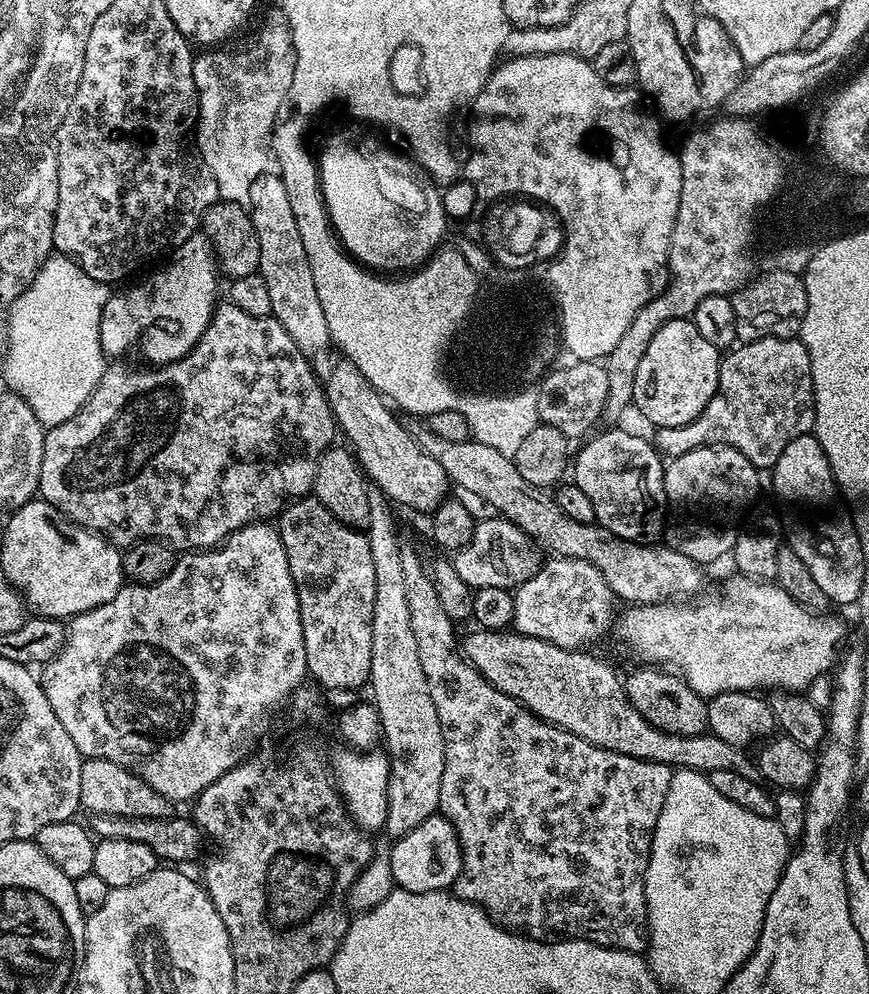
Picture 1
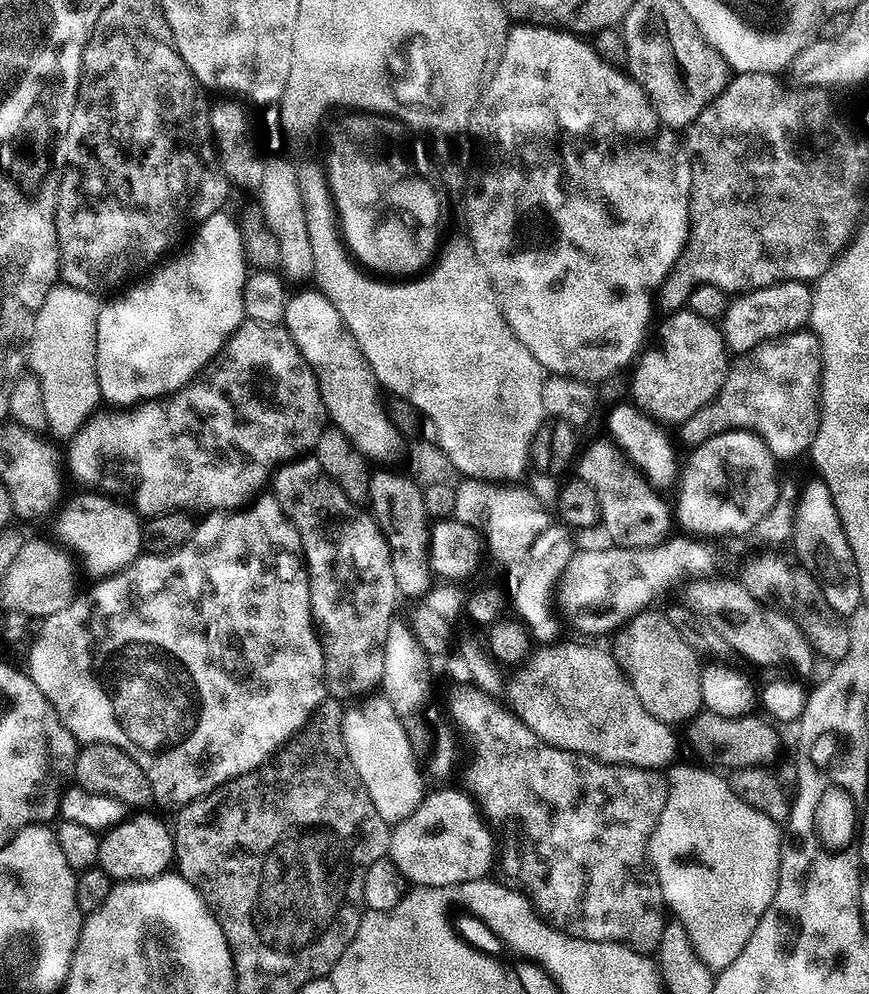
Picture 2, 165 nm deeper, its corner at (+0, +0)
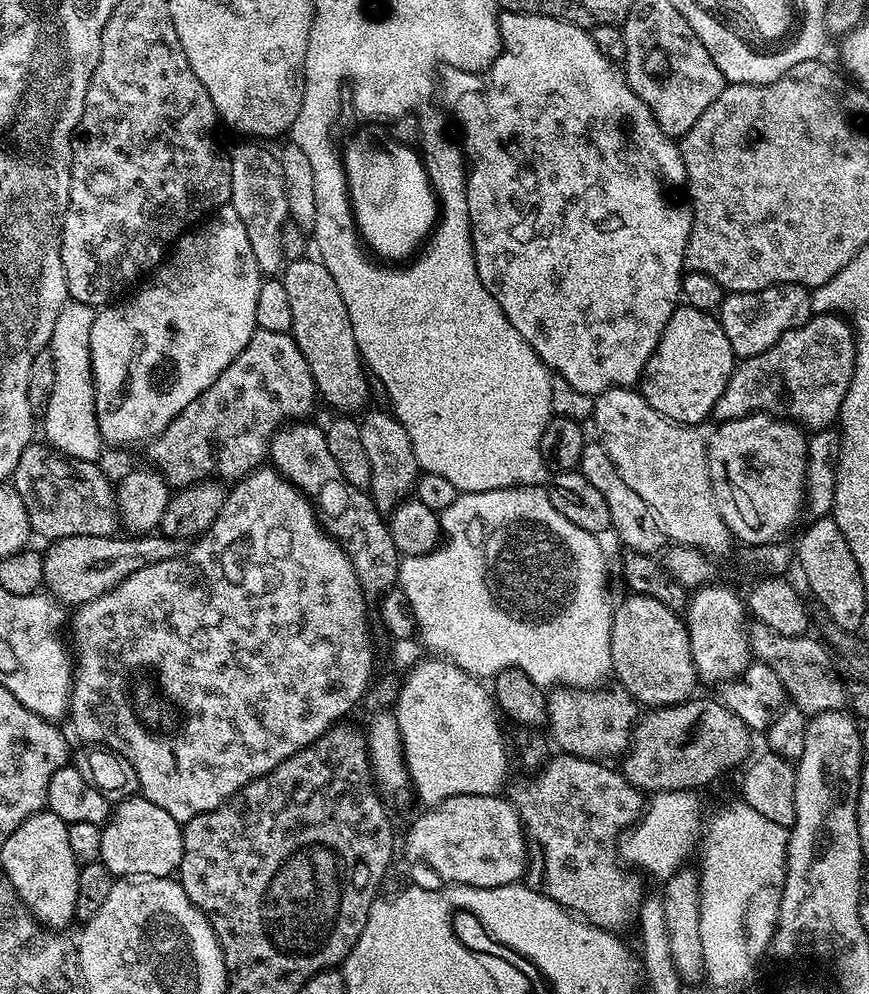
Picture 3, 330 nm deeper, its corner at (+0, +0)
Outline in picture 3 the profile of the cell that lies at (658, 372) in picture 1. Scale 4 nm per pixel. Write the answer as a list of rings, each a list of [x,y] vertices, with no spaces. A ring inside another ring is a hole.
[[[677,306],[662,330],[656,351],[646,362],[638,388],[644,401],[654,406],[660,416],[673,420],[675,424],[700,426],[707,416],[713,415],[718,398],[722,398],[722,390],[726,390],[726,382],[730,382],[732,369],[737,363],[730,338],[726,338],[726,330],[722,330],[713,313]]]

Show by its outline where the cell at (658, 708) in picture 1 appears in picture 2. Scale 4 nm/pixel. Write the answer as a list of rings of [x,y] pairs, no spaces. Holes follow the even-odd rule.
[[[645,610],[636,613],[623,628],[619,629],[614,636],[616,641],[610,644],[610,651],[613,658],[617,660],[618,666],[624,671],[630,686],[634,688],[634,693],[638,694],[642,707],[663,723],[671,726],[679,726],[678,724],[684,726],[700,715],[704,708],[702,682],[700,681],[702,660],[683,641],[681,634],[674,628],[663,611],[652,611]]]

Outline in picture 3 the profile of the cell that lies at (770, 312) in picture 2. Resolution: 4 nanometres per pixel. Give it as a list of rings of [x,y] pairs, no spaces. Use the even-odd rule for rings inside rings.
[[[775,284],[766,290],[757,292],[729,292],[725,295],[718,309],[718,319],[722,330],[726,330],[726,338],[730,338],[730,346],[737,358],[762,354],[762,350],[770,350],[786,330],[794,330],[802,326],[814,315],[812,311],[812,294],[801,284]]]

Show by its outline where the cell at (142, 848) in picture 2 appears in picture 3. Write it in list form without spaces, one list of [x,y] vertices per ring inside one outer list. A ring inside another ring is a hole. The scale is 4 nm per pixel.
[[[143,794],[129,796],[111,809],[106,823],[101,827],[102,850],[99,863],[110,870],[113,877],[166,876],[171,877],[182,862],[184,830],[181,824],[162,806],[154,806]]]

